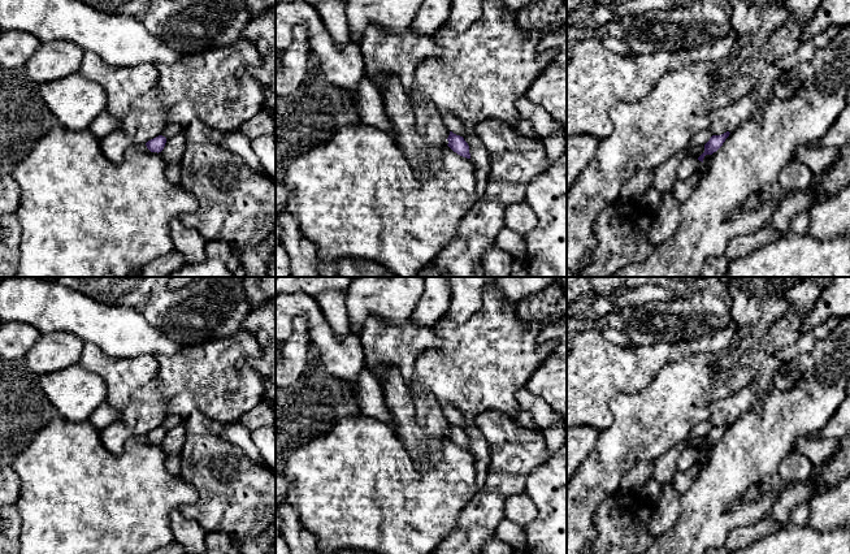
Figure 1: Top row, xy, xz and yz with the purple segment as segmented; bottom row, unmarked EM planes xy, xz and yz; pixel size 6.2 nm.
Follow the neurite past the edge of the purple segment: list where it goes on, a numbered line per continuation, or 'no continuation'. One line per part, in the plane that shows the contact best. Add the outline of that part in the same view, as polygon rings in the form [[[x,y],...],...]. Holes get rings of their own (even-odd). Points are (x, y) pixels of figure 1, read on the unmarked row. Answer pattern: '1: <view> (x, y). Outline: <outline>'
no continuation

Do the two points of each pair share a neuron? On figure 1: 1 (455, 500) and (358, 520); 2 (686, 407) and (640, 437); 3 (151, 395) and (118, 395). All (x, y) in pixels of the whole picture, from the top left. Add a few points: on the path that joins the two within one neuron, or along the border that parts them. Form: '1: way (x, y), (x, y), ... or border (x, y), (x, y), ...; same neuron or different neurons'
1: way (430, 503), (419, 510), (382, 510); same neuron
2: way (675, 407), (671, 407), (651, 425); same neuron
3: border (135, 389), (129, 401); different neurons

